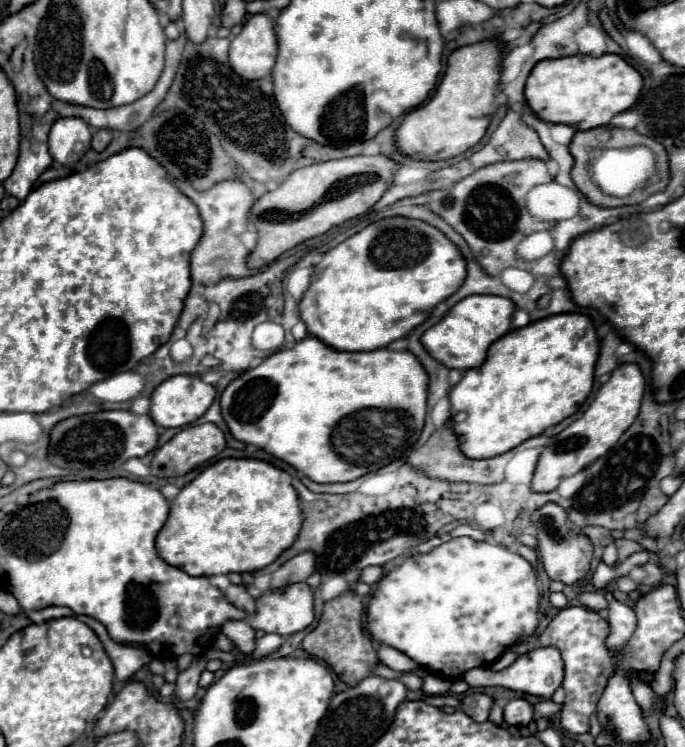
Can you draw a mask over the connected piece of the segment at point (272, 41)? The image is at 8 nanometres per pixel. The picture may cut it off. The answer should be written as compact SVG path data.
M254 14L230 44L230 66L246 80L270 74L278 54L274 20L268 14Z

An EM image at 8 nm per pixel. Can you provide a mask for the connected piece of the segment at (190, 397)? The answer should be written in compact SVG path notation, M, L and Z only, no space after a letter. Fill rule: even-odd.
M170 376L158 384L150 396L150 418L162 428L182 428L196 422L214 402L216 390L212 384L202 382L198 376Z

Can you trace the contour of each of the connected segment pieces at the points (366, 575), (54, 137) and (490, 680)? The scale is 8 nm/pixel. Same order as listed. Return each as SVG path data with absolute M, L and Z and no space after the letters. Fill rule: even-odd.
M370 566L370 568L364 568L362 572L360 572L360 578L362 578L362 582L366 582L366 584L376 584L380 578L384 576L384 568L382 566Z
M76 116L58 118L50 128L50 154L58 164L78 162L90 148L92 132L84 120Z
M534 648L528 654L520 656L510 668L502 672L494 672L490 668L472 668L470 672L464 674L464 680L478 688L478 686L504 686L522 694L532 694L540 698L552 698L554 690L562 684L564 678L564 664L560 658L560 652L556 648Z

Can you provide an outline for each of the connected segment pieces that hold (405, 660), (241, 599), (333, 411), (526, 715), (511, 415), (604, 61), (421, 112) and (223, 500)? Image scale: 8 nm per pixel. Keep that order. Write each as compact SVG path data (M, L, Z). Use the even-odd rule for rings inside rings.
M382 644L380 648L378 648L378 658L380 658L380 662L384 662L386 666L390 666L390 668L394 668L394 670L402 670L402 672L410 672L410 670L414 670L418 664L414 664L414 660L410 660L406 654L402 654L402 652L398 652L396 648L390 648L390 646L386 646L386 644Z
M228 586L228 590L224 592L226 598L230 600L230 604L234 604L236 608L248 612L248 614L254 614L254 598L246 592L244 586Z
M306 336L304 340L296 342L292 348L274 352L272 356L264 358L262 364L258 364L256 368L246 370L236 380L232 380L220 396L220 410L222 410L222 418L226 420L226 426L230 428L230 434L236 440L262 448L270 456L294 466L298 472L302 472L304 476L308 476L314 482L350 482L350 480L356 480L368 472L376 472L382 466L386 466L398 458L404 458L410 452L410 448L418 440L422 426L424 426L426 392L428 392L428 376L412 352L394 352L388 348L378 348L372 352L340 352L340 350L326 346L324 342L320 342L314 336Z
M510 700L504 708L504 722L510 726L528 726L532 722L532 706L524 700Z
M556 314L544 320L530 322L524 328L510 330L488 348L484 364L476 370L466 370L462 380L450 388L450 414L466 412L466 420L454 426L458 448L472 460L500 456L528 438L542 434L546 428L572 416L588 398L594 380L594 364L598 358L598 338L592 320L584 314Z
M576 54L568 58L542 60L532 68L526 80L526 104L540 120L554 124L568 124L574 130L592 130L608 124L616 114L628 110L636 102L640 90L642 90L642 76L622 56L604 54L594 58L594 56Z
M496 40L478 42L454 50L448 58L448 66L436 94L428 104L408 112L394 132L394 146L414 160L448 160L454 158L486 134L490 118L494 114L494 92L500 76L500 48Z
M224 458L204 468L186 484L170 504L170 516L156 536L158 554L190 576L214 576L230 572L256 572L272 564L290 544L294 544L302 526L298 492L288 472L252 458Z

